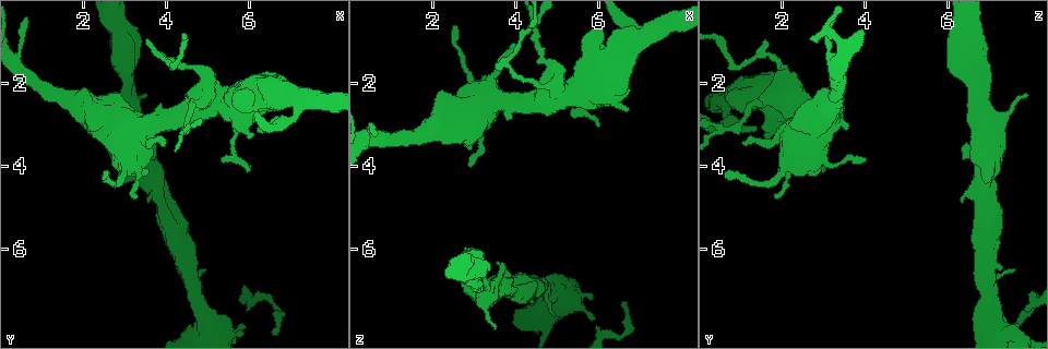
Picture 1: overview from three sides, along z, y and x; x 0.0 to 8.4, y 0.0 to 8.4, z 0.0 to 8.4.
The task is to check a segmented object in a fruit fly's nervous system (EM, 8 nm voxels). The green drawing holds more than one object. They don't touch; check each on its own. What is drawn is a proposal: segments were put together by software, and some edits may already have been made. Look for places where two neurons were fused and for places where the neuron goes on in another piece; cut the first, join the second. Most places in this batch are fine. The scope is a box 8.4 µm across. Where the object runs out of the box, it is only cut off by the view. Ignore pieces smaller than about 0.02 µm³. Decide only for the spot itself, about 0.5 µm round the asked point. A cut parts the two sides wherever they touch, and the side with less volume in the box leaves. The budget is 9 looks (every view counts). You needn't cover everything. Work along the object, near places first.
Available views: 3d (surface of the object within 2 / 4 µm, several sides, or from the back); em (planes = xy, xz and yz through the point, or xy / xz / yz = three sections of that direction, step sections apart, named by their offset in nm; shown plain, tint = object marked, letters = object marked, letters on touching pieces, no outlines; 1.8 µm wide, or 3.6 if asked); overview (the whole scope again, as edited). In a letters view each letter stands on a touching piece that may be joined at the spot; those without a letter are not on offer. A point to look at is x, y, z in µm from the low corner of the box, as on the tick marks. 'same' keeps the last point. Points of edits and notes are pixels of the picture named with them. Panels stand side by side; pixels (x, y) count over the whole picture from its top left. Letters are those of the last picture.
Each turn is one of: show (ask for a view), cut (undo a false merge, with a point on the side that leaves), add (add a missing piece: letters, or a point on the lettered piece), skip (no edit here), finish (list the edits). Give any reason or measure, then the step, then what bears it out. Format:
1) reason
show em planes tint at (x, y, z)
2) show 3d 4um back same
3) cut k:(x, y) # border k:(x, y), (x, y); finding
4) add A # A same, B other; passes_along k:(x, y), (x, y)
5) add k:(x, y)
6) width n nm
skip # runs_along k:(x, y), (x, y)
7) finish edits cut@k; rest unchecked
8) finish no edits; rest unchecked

free end
show 3d 4um at (2.90, 3.10, 3.65)

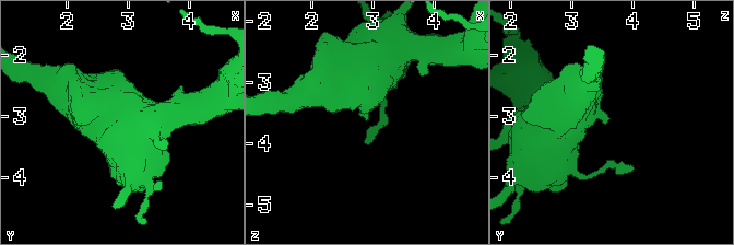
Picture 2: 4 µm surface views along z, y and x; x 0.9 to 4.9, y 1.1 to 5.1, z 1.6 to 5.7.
show em 3.6um yz step 8 letters at (2.90, 3.00, 3.65)

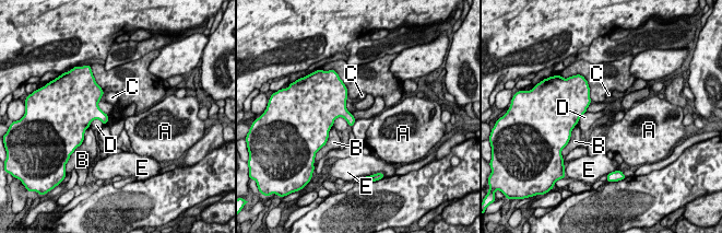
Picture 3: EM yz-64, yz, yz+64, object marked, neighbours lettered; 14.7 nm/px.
skip # A other, B other, C other, D other, E other; no lettered piece goes on from it

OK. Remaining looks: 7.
thin end
show em planes plain at (5.95, 4.15, 3.05)

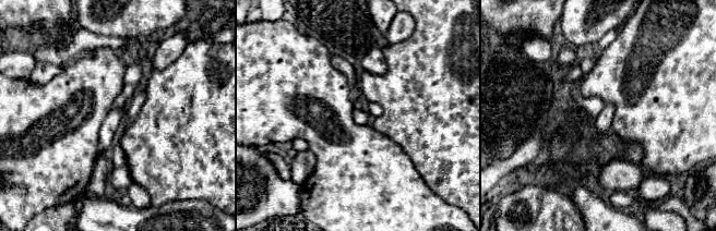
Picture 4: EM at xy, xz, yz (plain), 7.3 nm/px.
show em planes letters same

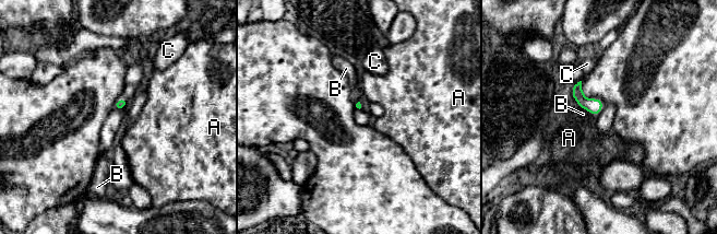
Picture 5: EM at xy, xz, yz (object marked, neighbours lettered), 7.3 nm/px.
skip # A other, B other, C other; border 5:(580, 107), (589, 112); none of them fits

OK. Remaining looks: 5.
branch stops here
show 3d 2um back at (3.50, 4.85, 6.30)

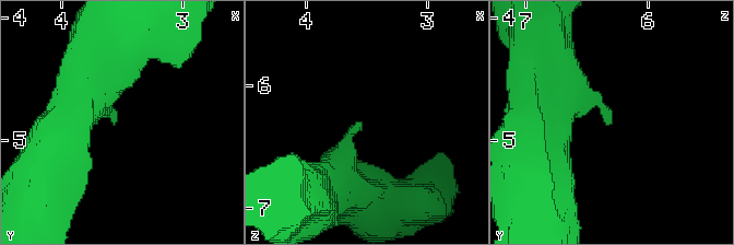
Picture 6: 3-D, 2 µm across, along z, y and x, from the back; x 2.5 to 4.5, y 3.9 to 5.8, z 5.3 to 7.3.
now the EM
show em yz step 8 letters at (3.52, 4.82, 6.30)

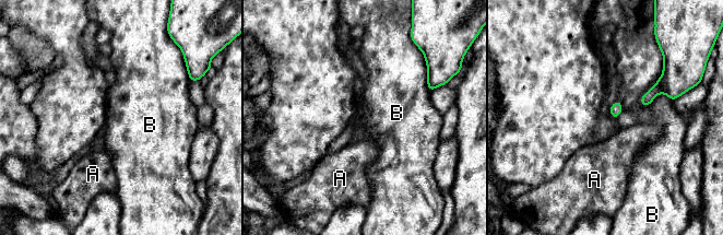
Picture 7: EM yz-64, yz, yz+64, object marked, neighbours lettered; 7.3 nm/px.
skip # A other, B other; no lettered piece goes on from it

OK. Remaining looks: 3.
thick end
show em planes letters at (4.95, 6.50, 7.65)

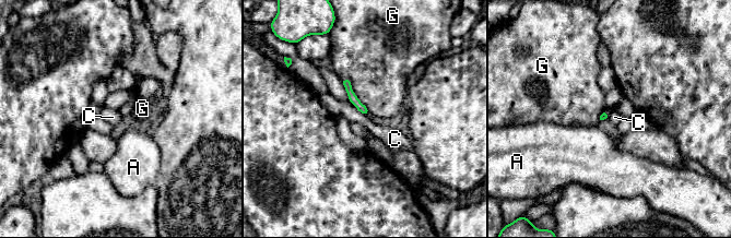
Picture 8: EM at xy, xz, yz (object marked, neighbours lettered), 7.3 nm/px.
skip # A other, C other, G other; border 8:(350, 102), (365, 114); none of them fits

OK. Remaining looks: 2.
finish no edits; rest unchecked

